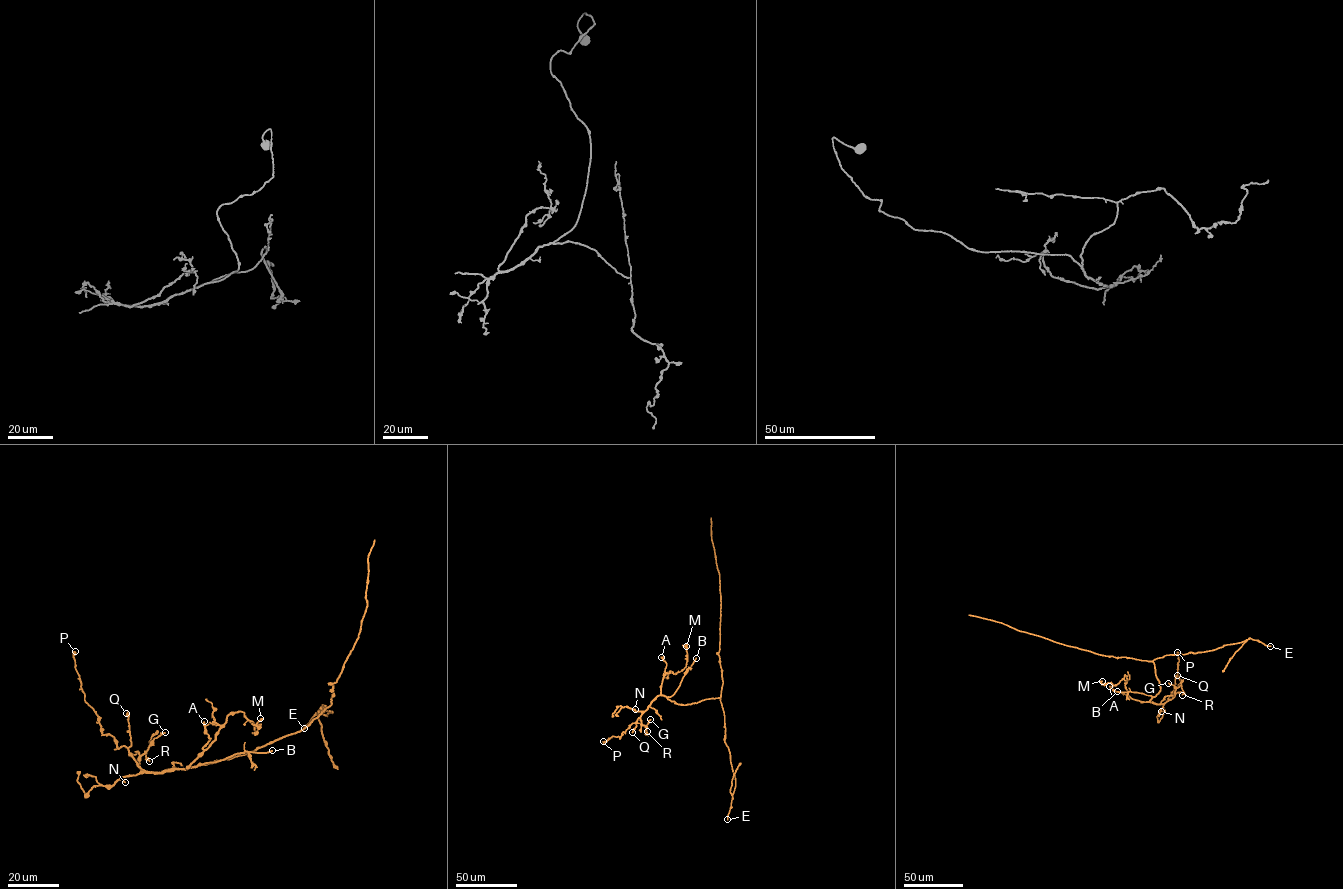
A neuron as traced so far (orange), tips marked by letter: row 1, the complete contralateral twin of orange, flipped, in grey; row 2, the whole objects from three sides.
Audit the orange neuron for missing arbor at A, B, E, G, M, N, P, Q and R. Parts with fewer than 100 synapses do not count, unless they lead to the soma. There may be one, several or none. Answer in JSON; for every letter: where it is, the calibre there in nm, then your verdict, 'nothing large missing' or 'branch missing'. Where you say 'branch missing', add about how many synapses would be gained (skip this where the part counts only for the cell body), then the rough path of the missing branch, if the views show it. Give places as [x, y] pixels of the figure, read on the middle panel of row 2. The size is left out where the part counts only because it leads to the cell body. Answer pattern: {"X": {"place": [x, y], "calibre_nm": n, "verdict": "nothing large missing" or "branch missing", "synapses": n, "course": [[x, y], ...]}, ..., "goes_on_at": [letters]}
{"A": {"place": [661, 657], "calibre_nm": 400, "verdict": "nothing large missing"}, "B": {"place": [696, 658], "calibre_nm": 220, "verdict": "branch missing", "course": [[696, 658], [698, 635], [693, 642], [680, 638], [685, 623]]}, "E": {"place": [727, 819], "calibre_nm": 200, "verdict": "nothing large missing"}, "G": {"place": [650, 719], "calibre_nm": 220, "verdict": "nothing large missing"}, "M": {"place": [686, 646], "calibre_nm": 80, "verdict": "nothing large missing"}, "N": {"place": [635, 709], "calibre_nm": 130, "verdict": "nothing large missing"}, "P": {"place": [603, 741], "calibre_nm": 600, "verdict": "nothing large missing"}, "Q": {"place": [632, 732], "calibre_nm": 360, "verdict": "nothing large missing"}, "R": {"place": [647, 731], "calibre_nm": 120, "verdict": "nothing large missing"}, "goes_on_at": ["B"]}

